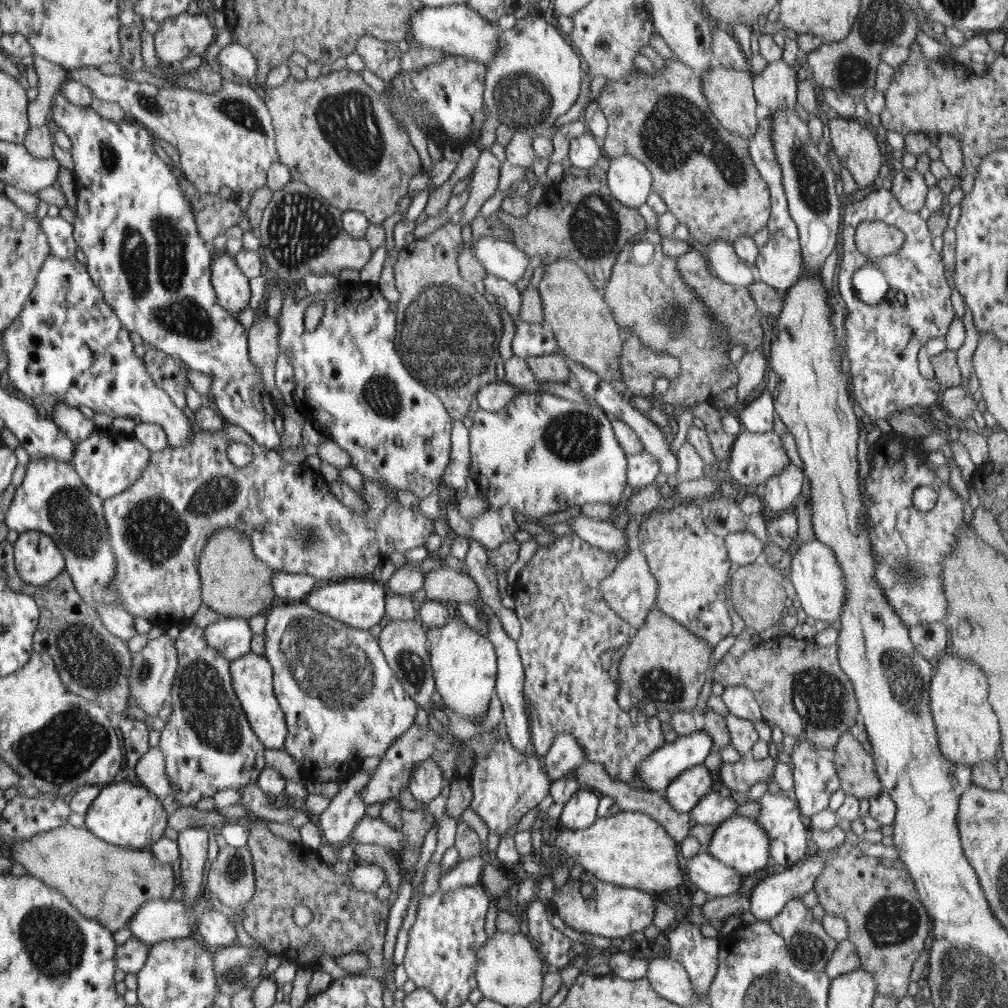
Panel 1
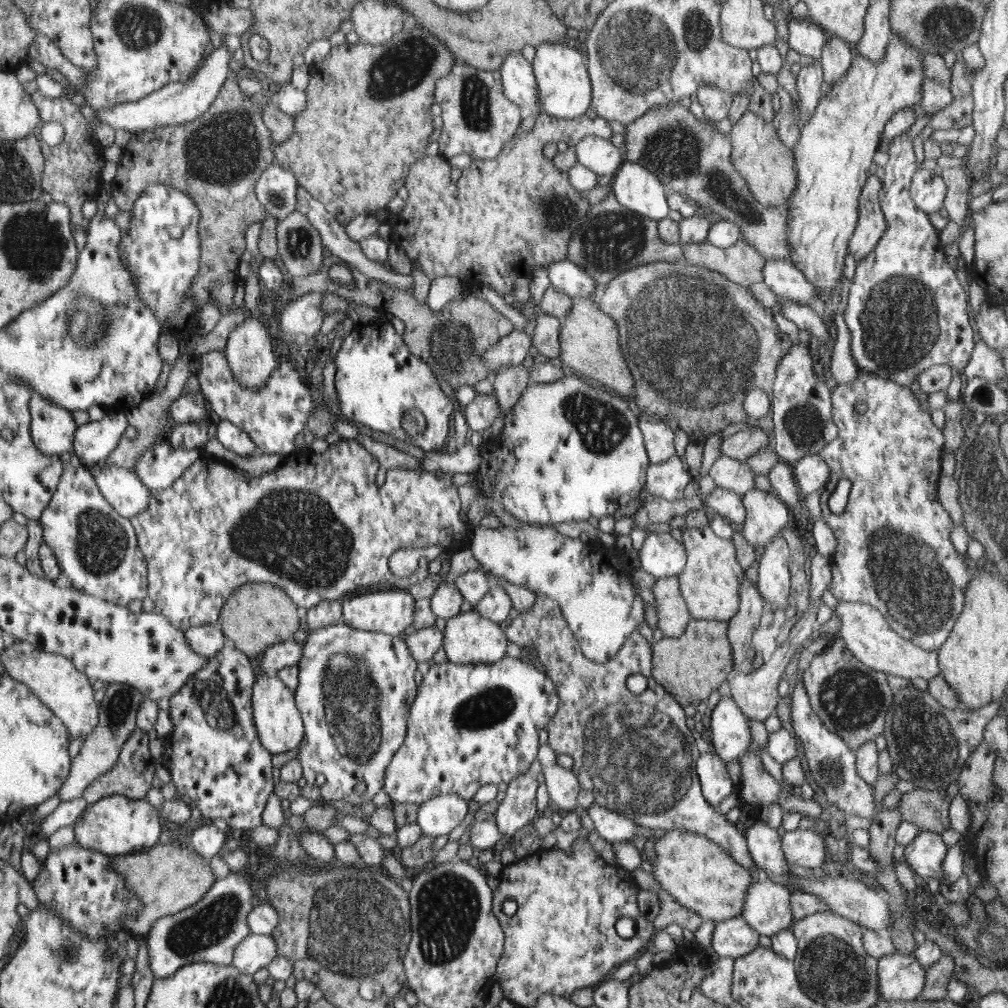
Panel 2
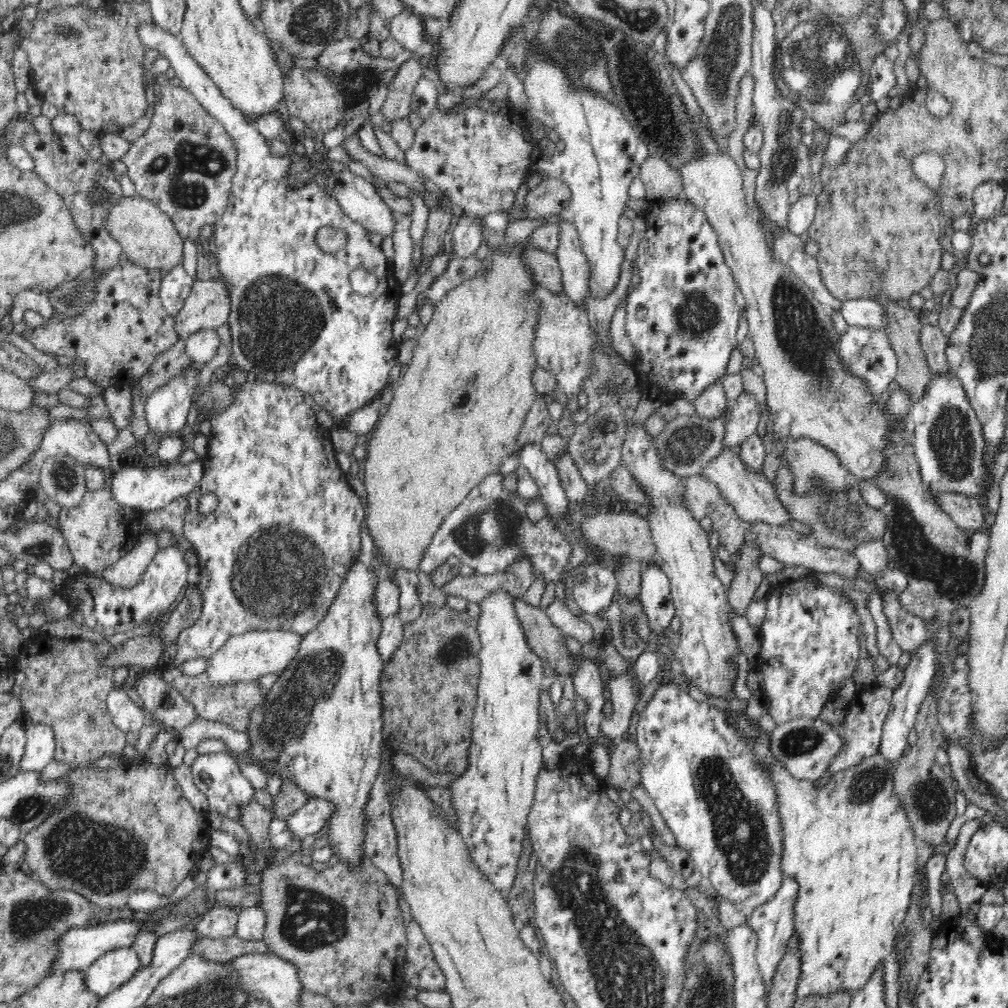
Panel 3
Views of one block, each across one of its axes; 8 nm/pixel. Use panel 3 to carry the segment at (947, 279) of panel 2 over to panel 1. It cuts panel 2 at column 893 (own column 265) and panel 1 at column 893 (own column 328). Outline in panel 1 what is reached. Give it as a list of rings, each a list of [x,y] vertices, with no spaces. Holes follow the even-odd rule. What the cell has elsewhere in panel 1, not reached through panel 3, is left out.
[[[880,188],[876,192],[870,192],[863,200],[849,202],[843,220],[838,292],[848,309],[844,326],[845,346],[850,362],[854,399],[866,415],[874,420],[886,420],[896,411],[900,413],[908,407],[929,410],[934,407],[942,388],[938,382],[923,377],[917,356],[930,338],[944,338],[956,317],[951,304],[953,288],[946,280],[948,273],[943,264],[943,255],[932,247],[934,236],[927,221],[918,213],[904,210],[890,190]],[[864,220],[882,220],[899,228],[906,238],[903,247],[883,258],[868,259],[856,249],[854,243],[856,227]],[[864,266],[878,268],[889,284],[886,297],[874,305],[859,300],[852,289],[854,272]]]

